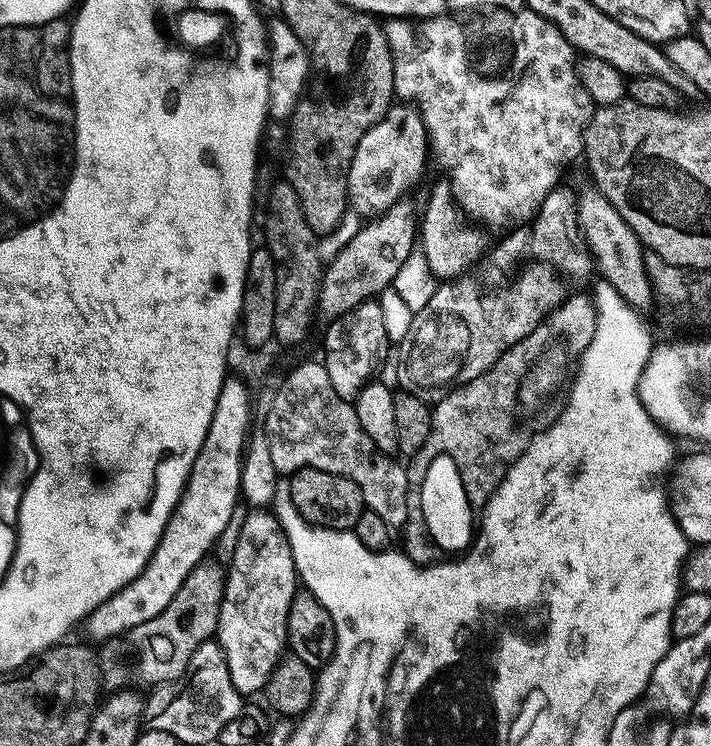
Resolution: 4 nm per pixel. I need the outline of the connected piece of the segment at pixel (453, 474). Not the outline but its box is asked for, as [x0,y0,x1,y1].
[418,455,474,554]

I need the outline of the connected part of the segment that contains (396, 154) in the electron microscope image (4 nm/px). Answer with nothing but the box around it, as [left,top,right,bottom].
[348,102,430,218]

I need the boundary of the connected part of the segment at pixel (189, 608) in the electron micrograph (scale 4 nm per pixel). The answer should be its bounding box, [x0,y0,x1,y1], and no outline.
[99,563,225,690]

